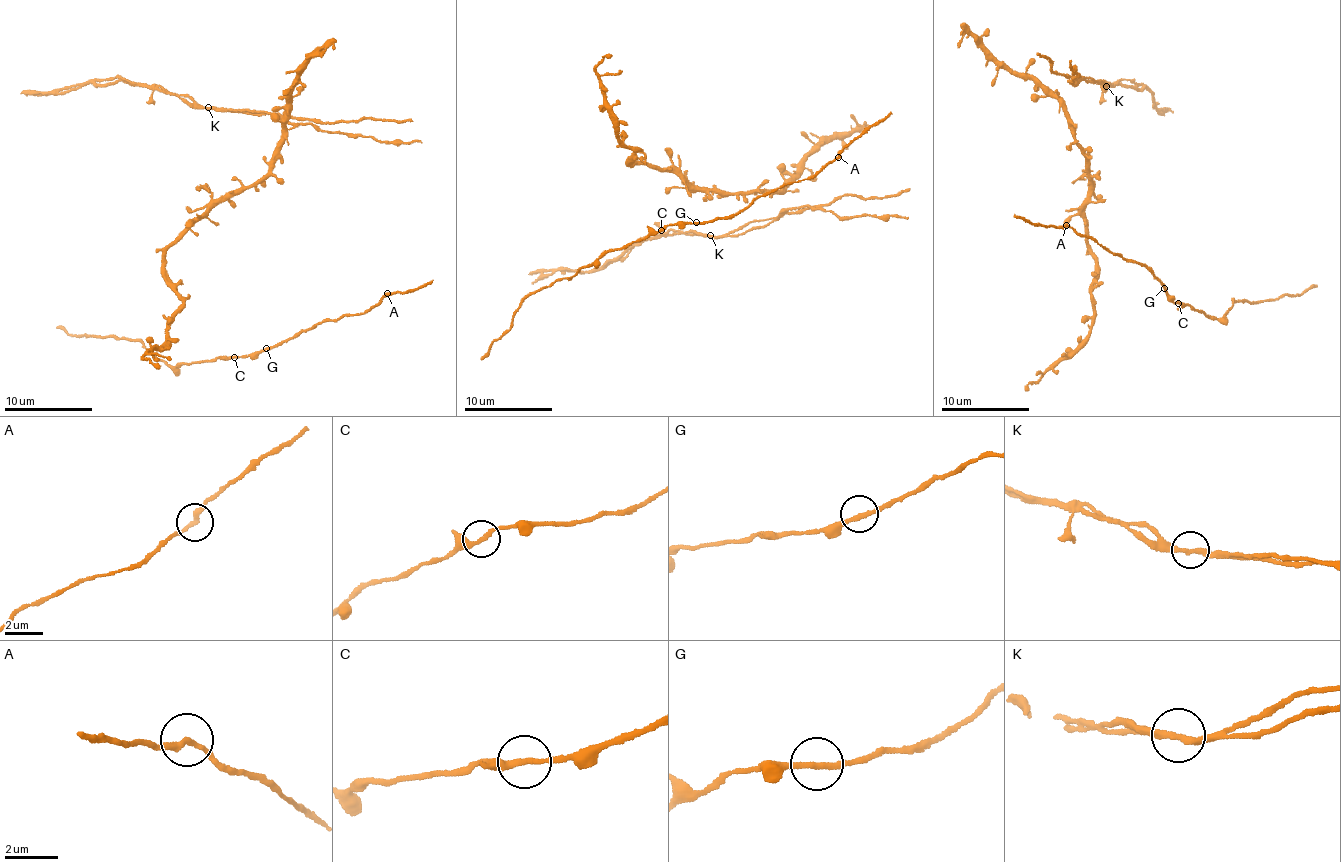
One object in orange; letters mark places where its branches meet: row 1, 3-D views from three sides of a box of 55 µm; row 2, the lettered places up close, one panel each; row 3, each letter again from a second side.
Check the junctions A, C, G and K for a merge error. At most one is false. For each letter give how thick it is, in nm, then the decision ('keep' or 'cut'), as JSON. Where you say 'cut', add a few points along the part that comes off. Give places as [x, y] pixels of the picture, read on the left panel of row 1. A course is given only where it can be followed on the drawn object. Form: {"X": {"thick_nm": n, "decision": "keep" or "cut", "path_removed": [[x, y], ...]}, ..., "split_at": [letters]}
{"A": {"thick_nm": 240, "decision": "keep"}, "C": {"thick_nm": 240, "decision": "keep"}, "G": {"thick_nm": 220, "decision": "keep"}, "K": {"thick_nm": 240, "decision": "keep"}, "split_at": []}

